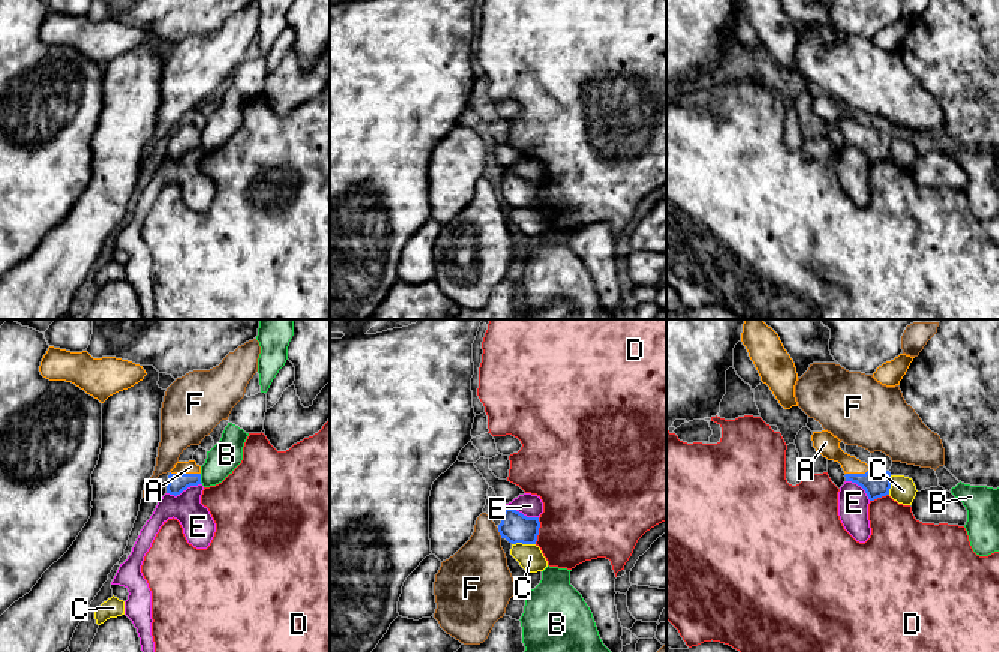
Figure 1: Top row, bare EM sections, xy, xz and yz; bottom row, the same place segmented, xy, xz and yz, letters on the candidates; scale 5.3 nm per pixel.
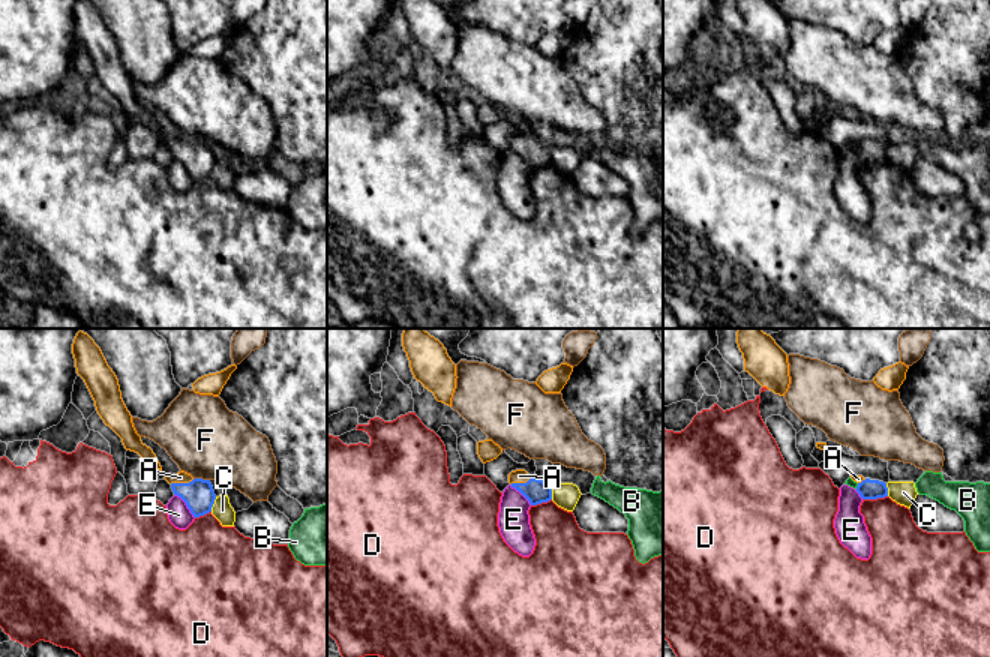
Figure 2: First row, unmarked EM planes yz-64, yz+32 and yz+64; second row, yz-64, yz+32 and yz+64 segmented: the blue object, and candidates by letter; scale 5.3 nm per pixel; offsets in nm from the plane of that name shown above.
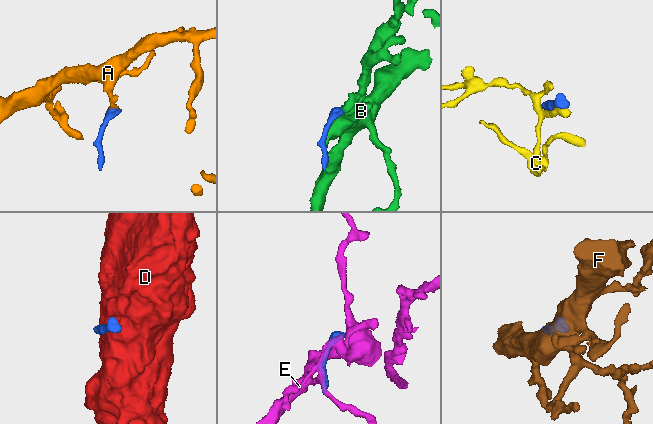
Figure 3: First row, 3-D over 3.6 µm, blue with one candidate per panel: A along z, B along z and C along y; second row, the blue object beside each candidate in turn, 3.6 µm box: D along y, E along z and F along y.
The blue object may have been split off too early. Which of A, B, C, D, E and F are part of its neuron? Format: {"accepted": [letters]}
{"accepted": ["A"]}

